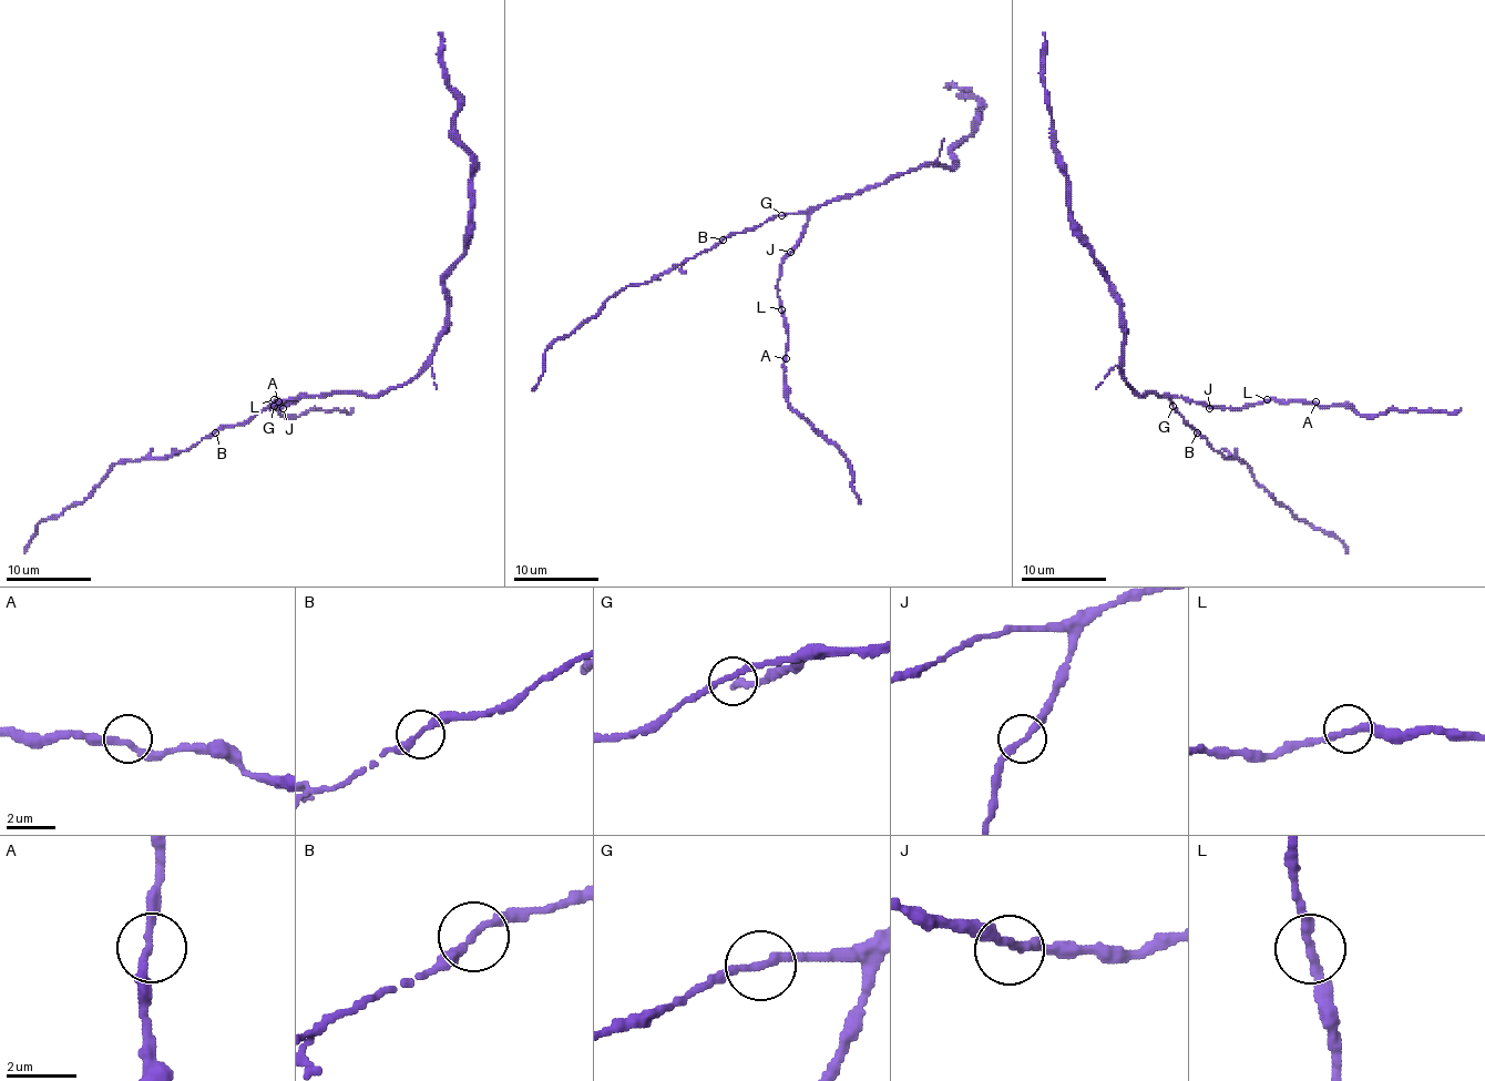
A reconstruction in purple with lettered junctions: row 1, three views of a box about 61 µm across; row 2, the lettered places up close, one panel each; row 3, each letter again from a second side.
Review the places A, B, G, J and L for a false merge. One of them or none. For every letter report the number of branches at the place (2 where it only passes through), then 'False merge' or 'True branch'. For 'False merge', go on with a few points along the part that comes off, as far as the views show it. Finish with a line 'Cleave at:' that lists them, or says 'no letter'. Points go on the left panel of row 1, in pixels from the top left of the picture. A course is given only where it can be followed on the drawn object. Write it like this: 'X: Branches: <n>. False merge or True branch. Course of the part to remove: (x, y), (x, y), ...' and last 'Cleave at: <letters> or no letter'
A: Branches: 2. True branch
B: Branches: 2. True branch
G: Branches: 2. True branch
J: Branches: 2. True branch
L: Branches: 2. True branch
Cleave at: no letter

